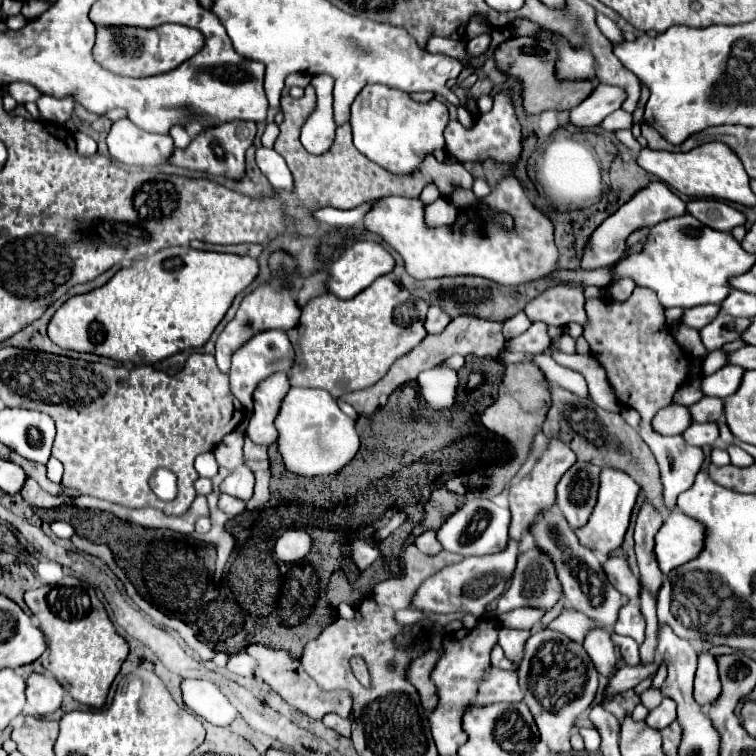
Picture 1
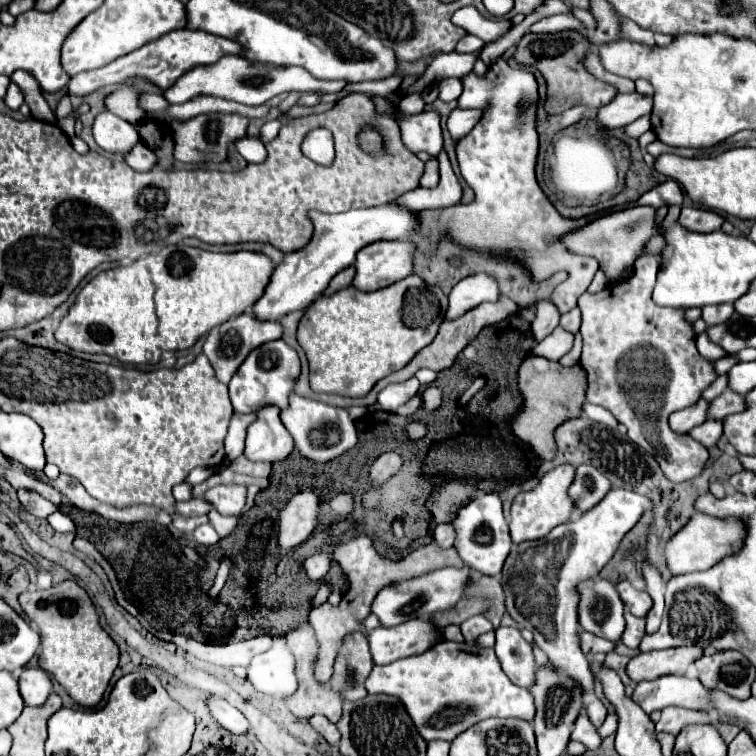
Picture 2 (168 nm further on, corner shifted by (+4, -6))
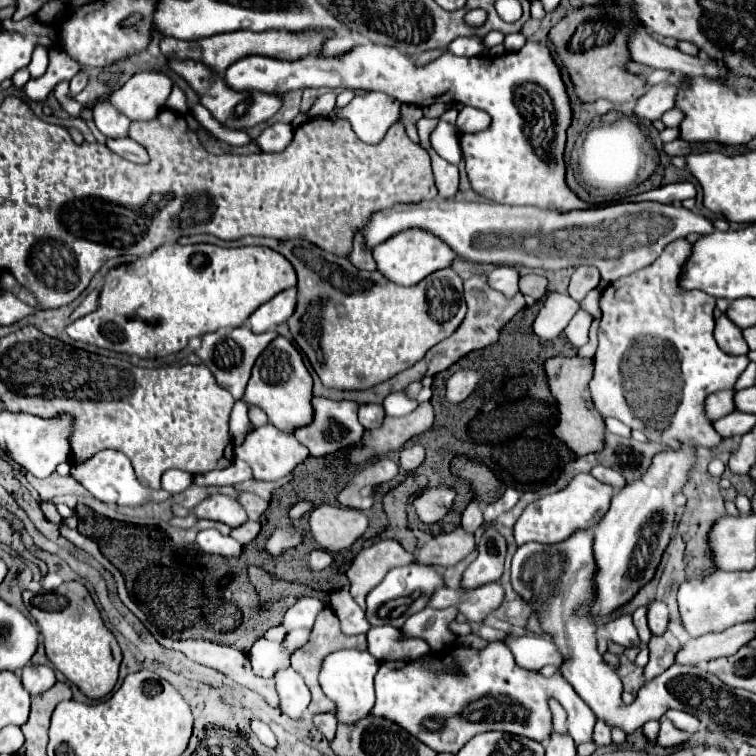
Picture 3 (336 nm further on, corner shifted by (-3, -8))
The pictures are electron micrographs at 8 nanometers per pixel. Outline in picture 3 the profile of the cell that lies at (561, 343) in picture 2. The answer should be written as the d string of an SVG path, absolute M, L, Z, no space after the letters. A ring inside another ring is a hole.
M579 310L573 320L569 322L569 326L565 328L565 336L569 338L569 342L575 346L575 348L581 348L583 344L587 344L587 332L589 332L589 326L591 326L593 318L589 312L585 310Z

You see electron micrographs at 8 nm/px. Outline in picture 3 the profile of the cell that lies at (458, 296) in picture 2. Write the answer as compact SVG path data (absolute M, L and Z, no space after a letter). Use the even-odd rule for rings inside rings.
M497 266L491 274L489 274L489 284L491 288L503 292L507 298L513 298L519 292L519 272L513 266Z

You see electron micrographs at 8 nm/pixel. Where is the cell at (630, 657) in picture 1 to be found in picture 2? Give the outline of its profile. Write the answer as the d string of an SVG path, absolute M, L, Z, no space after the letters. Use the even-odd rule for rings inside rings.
M580 630L580 648L584 650L586 656L590 656L590 652L592 652L592 654L598 654L598 652L602 652L602 654L614 652L614 650L616 650L616 644L610 642L610 640L598 638L598 636L590 634L590 632Z

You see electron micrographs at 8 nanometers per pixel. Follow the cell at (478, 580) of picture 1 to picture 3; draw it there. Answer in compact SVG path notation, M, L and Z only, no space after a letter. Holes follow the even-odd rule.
M409 564L409 566L401 566L401 568L393 568L387 572L387 576L383 578L381 584L377 584L369 596L367 596L367 608L365 608L365 616L369 620L371 626L383 626L389 624L393 628L401 628L403 622L413 616L415 612L423 610L431 598L431 594L443 586L443 578L431 568L431 566L423 566L423 564Z

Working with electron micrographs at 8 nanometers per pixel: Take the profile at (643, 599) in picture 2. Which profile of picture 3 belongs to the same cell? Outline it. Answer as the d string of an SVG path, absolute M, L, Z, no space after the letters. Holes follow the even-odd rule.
M657 600L651 602L647 618L649 618L649 628L651 628L653 636L661 636L667 630L669 612L667 612L667 606L663 602L657 602Z

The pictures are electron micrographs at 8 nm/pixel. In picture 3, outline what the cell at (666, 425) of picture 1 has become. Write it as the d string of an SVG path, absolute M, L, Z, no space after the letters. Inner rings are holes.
M729 388L729 390L719 390L719 392L713 392L707 402L705 402L705 408L707 408L707 416L711 420L717 420L729 412L735 410L735 390Z

